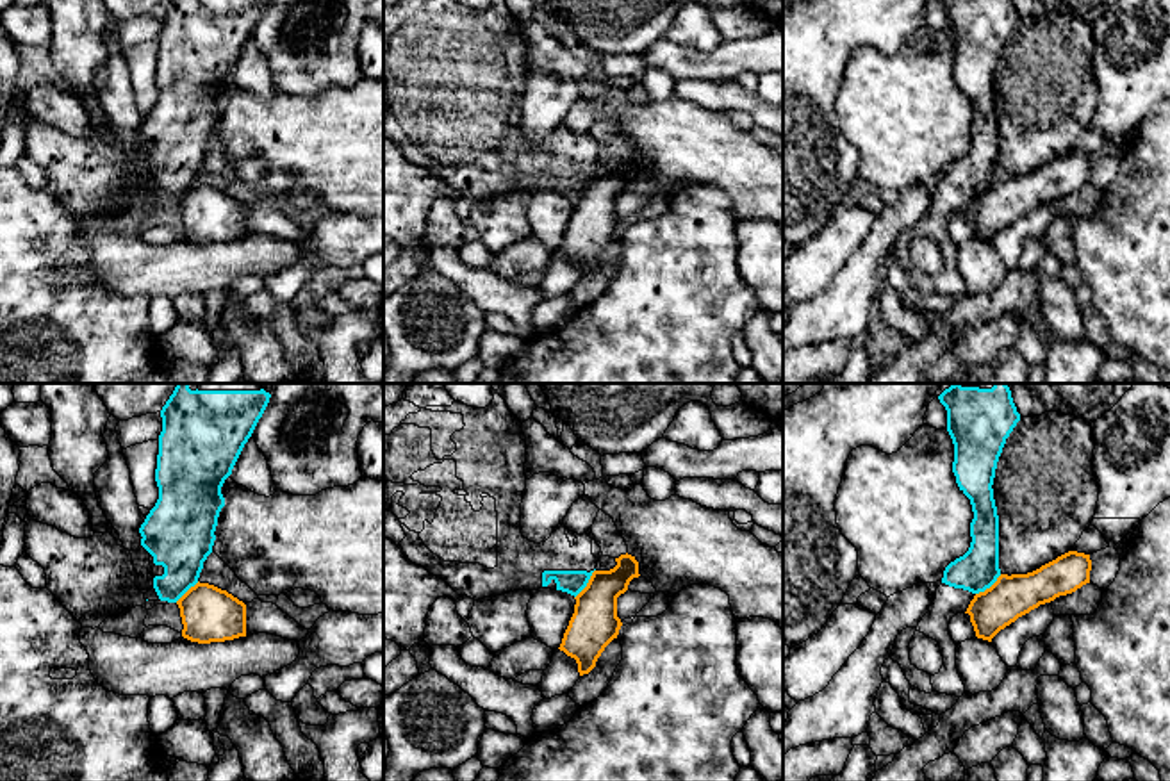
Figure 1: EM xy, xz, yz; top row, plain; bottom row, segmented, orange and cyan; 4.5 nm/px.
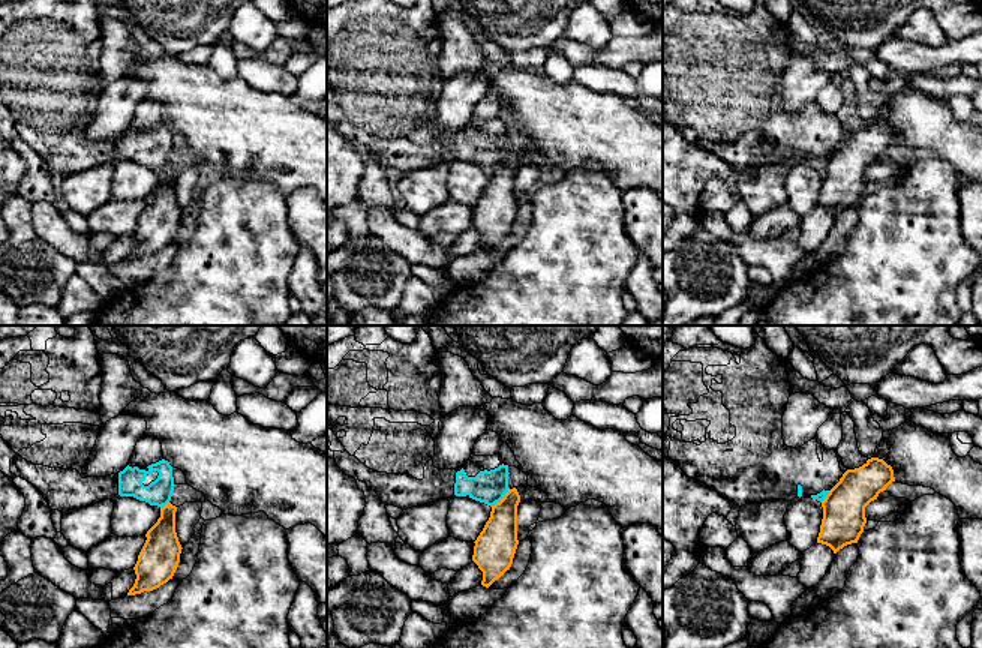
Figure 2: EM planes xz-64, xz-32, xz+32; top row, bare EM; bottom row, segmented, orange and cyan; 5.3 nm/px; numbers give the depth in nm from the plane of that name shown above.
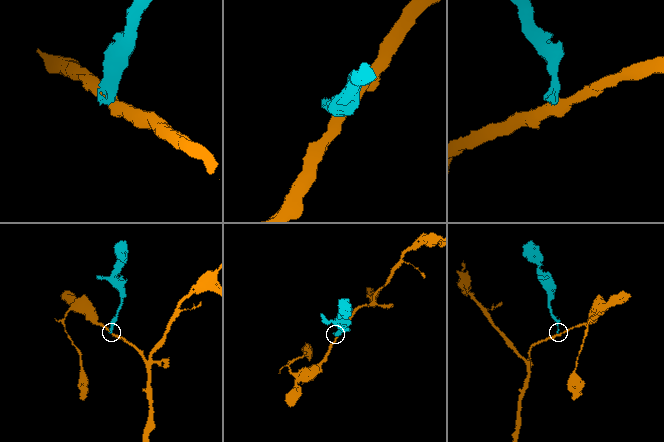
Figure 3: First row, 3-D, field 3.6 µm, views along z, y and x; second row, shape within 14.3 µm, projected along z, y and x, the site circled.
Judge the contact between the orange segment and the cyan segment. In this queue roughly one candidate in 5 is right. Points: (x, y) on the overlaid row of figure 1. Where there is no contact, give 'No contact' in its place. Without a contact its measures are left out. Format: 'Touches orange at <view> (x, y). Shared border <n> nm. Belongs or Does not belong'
Touches orange at xz (587, 583). Shared border 160 nm. Does not belong

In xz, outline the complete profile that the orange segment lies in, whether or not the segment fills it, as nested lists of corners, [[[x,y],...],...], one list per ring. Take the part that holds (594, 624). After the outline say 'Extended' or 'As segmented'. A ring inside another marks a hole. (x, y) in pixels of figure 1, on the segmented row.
[[[626,553],[615,562],[610,571],[594,571],[587,587],[574,597],[574,613],[558,647],[576,660],[580,676],[589,674],[605,647],[617,638],[622,626],[617,597],[640,576],[635,556]]]. As segmented

